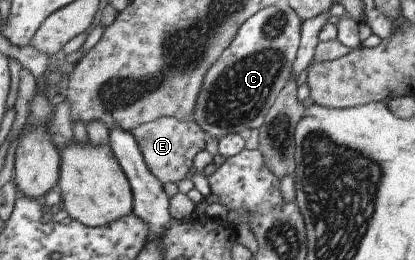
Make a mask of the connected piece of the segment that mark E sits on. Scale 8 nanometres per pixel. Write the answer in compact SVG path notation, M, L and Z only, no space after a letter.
M174 116L158 117L149 123L142 123L130 131L140 151L141 157L151 175L162 184L186 180L192 159L205 147L206 133L191 119L178 119Z

